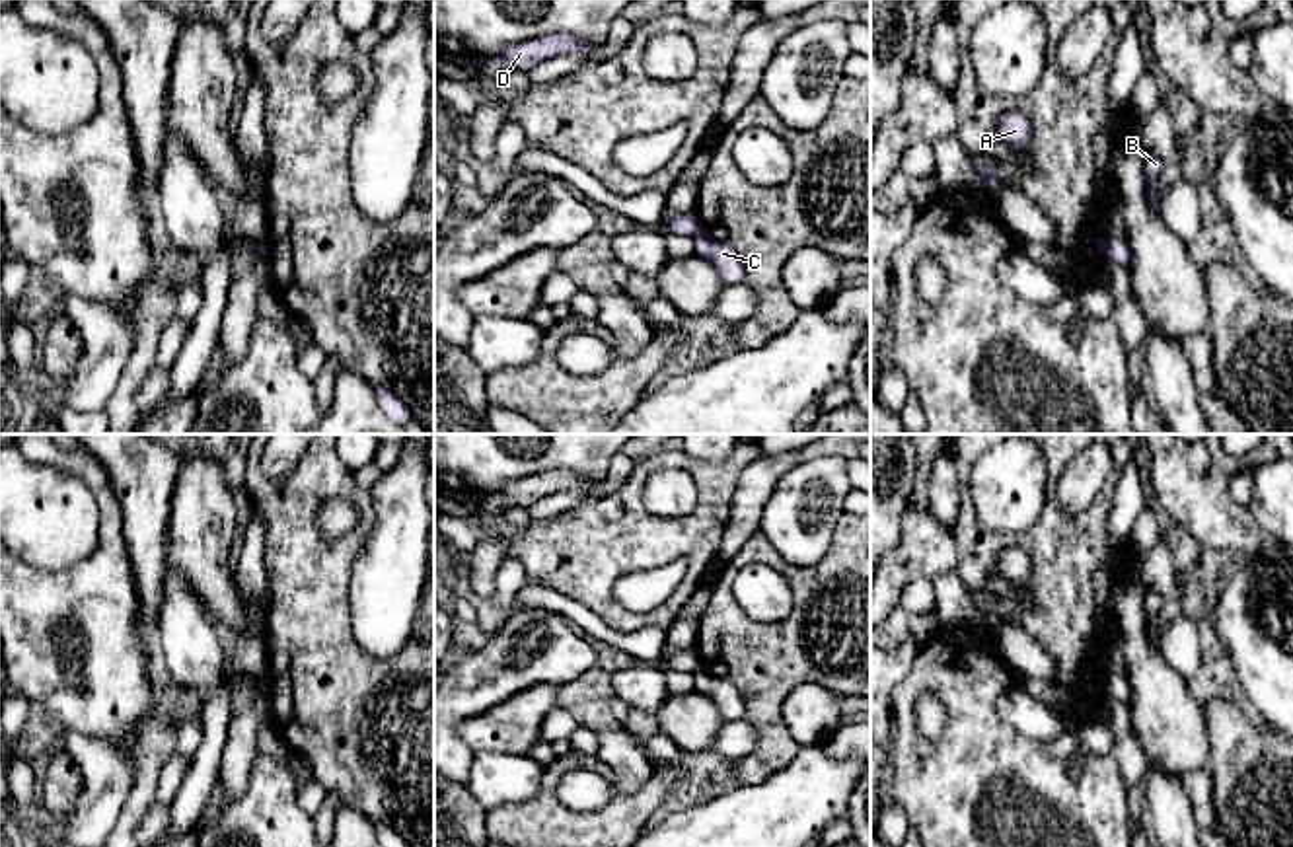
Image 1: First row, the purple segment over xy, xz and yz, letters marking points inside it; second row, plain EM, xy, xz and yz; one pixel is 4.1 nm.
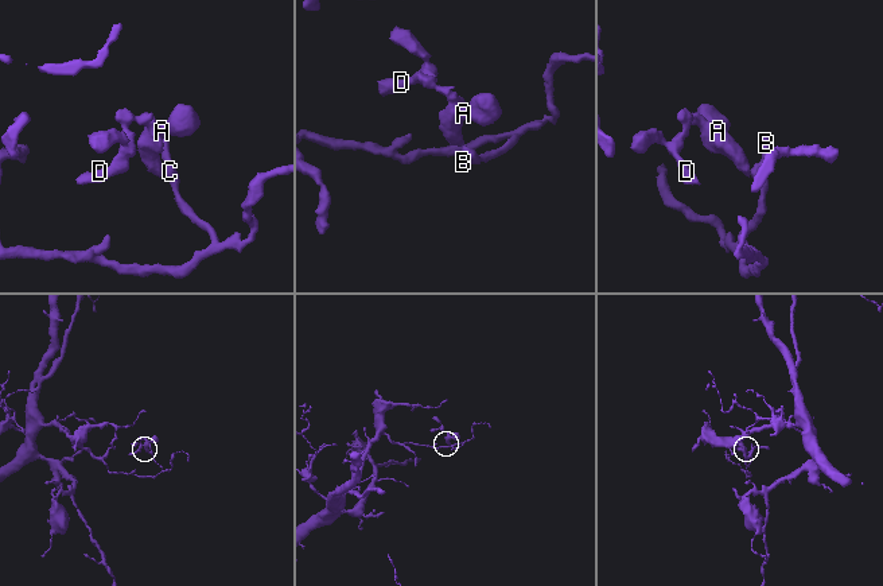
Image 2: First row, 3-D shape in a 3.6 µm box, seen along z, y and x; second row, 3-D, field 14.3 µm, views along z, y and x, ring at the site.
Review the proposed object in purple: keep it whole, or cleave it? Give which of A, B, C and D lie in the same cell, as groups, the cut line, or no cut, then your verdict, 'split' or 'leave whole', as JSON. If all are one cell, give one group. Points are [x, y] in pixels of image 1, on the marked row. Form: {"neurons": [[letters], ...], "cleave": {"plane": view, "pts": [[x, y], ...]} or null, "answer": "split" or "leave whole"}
{"neurons": [["A", "D"], ["B", "C"]], "cleave": {"plane": "xz", "pts": [[703, 232], [696, 236]]}, "answer": "split"}

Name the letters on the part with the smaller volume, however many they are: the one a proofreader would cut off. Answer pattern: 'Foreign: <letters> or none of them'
Foreign: A, D

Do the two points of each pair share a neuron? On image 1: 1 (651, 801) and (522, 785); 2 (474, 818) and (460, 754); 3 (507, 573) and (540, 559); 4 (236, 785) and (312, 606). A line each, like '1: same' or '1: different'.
1: different
2: different
3: different
4: different

